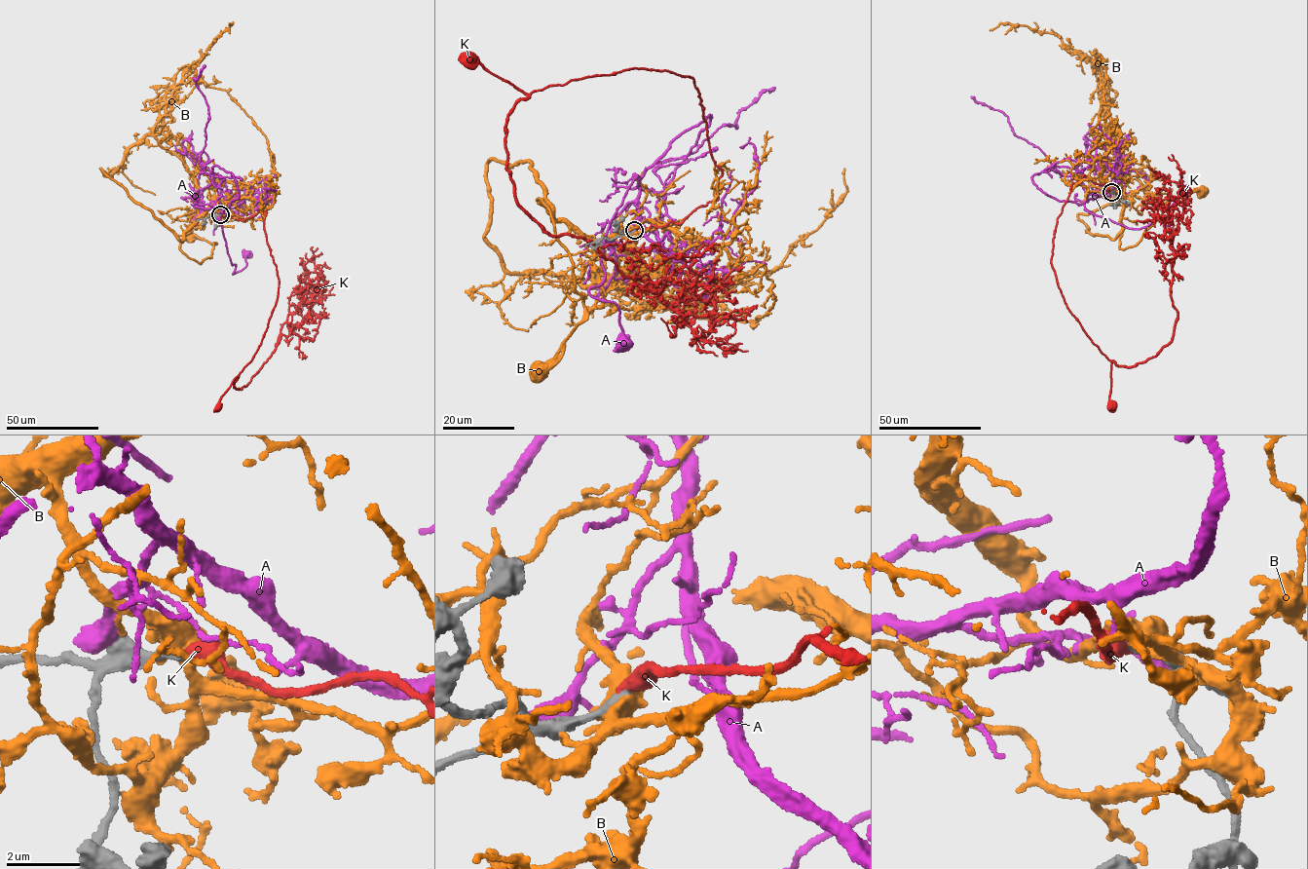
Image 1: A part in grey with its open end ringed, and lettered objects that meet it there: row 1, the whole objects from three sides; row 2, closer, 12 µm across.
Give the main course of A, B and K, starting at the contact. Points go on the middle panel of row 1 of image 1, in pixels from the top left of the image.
A: (628, 233), (639, 215), (637, 174), (604, 239), (604, 280), (589, 292), (617, 306), (625, 341)
B: (634, 231), (629, 223), (585, 236), (536, 198), (569, 253), (584, 308), (536, 371)
K: (634, 229), (682, 222), (717, 200), (722, 171), (709, 150), (691, 76), (629, 68), (528, 94), (468, 57)

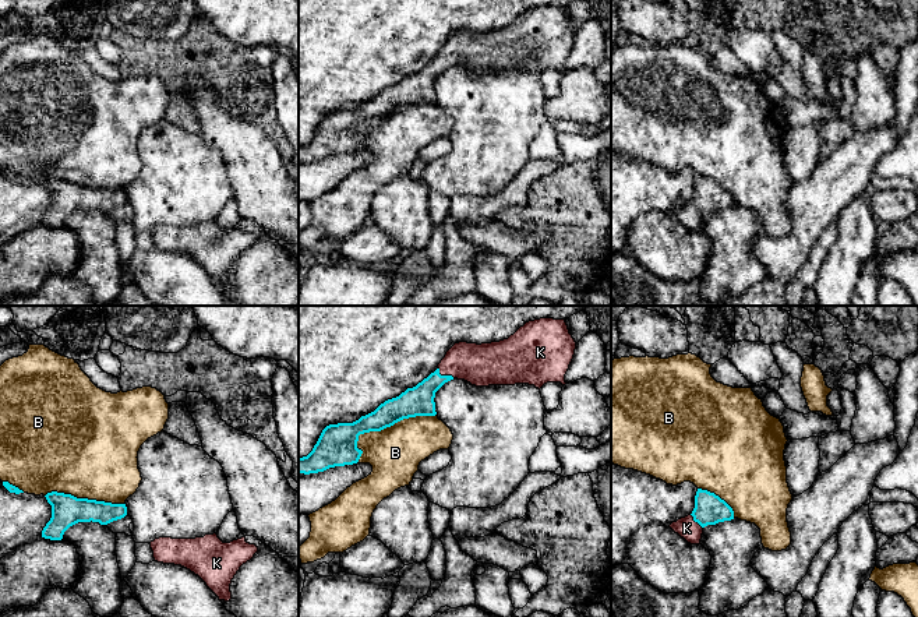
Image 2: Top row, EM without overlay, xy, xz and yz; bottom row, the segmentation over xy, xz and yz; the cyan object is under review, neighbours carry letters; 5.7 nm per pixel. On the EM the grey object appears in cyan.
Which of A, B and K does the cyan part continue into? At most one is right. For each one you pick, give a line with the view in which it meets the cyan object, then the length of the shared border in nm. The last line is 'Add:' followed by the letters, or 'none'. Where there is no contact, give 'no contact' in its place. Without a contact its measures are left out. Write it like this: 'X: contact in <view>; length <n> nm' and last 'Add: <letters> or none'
K: contact in xz; length 110 nm
Add: K

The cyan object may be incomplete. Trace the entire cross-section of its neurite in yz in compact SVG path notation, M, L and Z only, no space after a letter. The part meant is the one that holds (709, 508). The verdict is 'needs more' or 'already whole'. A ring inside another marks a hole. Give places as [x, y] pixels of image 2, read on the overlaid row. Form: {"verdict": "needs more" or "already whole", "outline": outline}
{"verdict": "needs more", "outline": "M698 489L691 515L672 522L670 528L691 544L700 544L703 528L734 519L732 508L714 493Z"}

